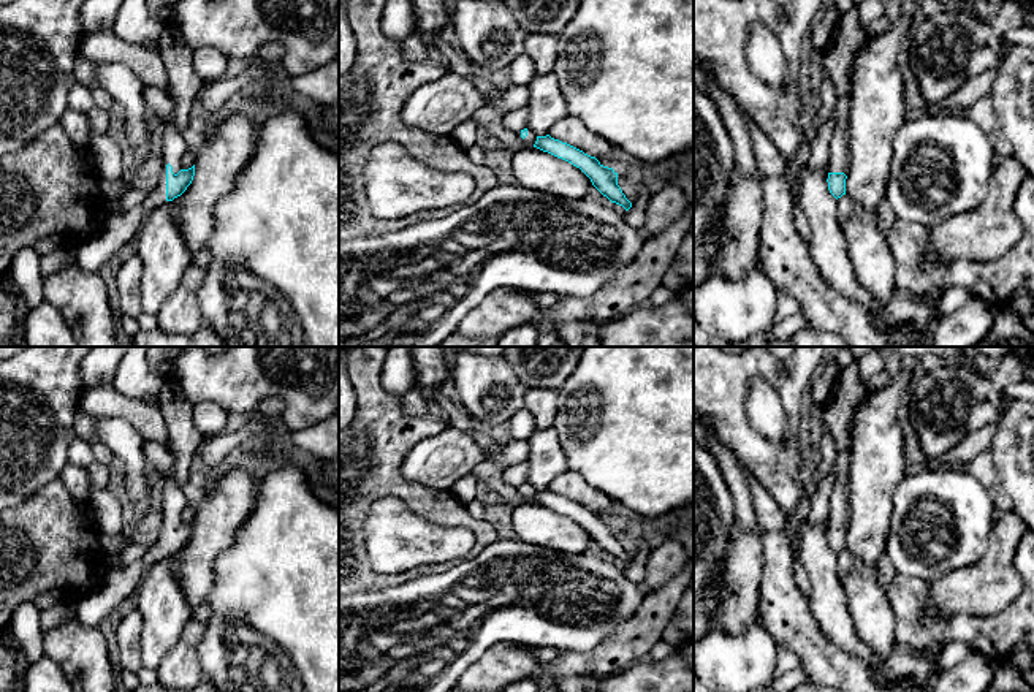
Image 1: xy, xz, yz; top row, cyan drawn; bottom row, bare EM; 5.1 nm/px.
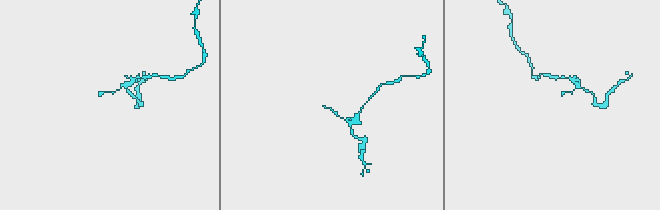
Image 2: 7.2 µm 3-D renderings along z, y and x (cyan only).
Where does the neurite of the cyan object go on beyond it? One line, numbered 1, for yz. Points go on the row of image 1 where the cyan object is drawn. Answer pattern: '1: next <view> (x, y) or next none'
1: next yz (838, 148)

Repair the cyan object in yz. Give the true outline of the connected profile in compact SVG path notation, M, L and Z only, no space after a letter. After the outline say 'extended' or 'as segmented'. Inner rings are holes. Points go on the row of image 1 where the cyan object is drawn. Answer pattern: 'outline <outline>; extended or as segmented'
outline M849 97L838 98L834 103L836 128L830 143L830 173L828 173L828 190L838 200L846 195L846 179L849 169Z; extended

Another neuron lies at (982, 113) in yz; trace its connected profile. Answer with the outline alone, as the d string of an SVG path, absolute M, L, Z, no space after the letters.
M990 95L975 101L967 111L966 116L975 122L993 141L994 152L1002 158L1012 157L1013 149L1007 138L1002 135L999 120L993 106Z

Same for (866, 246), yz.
M847 193L836 200L836 217L857 282L885 304L896 288L895 263L877 217Z

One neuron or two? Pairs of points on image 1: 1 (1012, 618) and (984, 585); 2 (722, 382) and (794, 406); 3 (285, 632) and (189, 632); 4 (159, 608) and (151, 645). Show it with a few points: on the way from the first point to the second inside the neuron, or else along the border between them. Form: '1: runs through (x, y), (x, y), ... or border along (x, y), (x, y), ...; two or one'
1: border along (1017, 594), (995, 613), (966, 615); two
2: runs through (743, 371), (768, 371), (783, 385); one
3: border along (205, 624), (205, 634), (197, 648), (198, 669); two
4: runs through (159, 618), (159, 635); one

